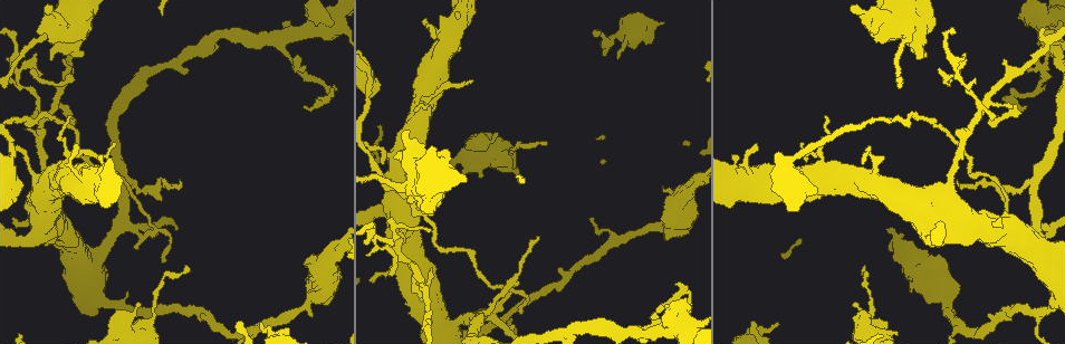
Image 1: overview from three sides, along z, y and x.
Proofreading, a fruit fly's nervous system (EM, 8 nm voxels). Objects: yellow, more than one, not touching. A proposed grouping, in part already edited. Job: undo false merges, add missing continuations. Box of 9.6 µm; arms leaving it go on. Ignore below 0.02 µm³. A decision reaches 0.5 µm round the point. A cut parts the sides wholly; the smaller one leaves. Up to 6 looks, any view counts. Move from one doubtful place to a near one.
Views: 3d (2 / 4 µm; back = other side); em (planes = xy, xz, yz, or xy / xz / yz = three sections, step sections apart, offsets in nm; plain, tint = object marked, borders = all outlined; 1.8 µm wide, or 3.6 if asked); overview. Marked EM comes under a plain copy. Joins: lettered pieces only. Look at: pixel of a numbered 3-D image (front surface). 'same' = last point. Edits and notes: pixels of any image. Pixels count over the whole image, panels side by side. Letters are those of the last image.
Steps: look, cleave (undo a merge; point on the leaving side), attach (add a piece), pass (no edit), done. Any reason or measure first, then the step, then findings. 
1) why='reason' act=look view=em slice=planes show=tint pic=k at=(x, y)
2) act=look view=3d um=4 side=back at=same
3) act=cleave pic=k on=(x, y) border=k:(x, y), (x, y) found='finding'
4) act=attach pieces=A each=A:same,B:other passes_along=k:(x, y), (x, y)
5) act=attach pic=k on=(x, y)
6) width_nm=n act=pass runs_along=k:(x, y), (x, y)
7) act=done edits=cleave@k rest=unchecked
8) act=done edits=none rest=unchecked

why='calibre changes' act=look view=em um=3.6 slice=planes show=borders pic=1 at=(910, 26)

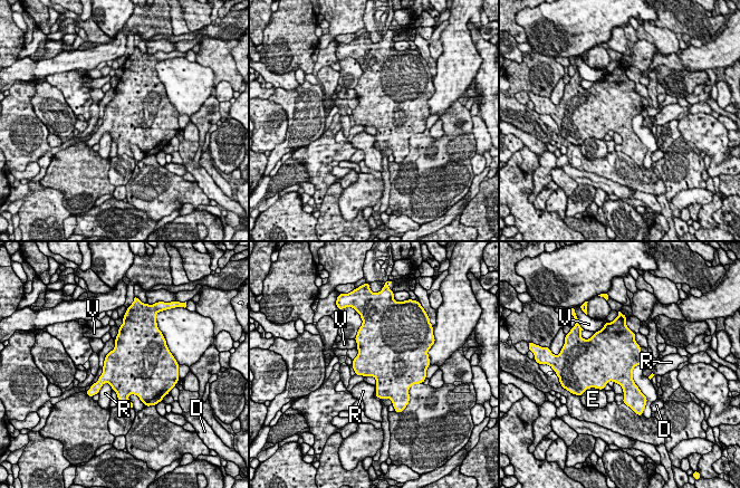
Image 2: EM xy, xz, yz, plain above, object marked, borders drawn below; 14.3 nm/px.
longest_contact=R:240nm act=pass each=D:other,E:other,R:other,V:other found='one cell here'

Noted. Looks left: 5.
why='abrupt turn' act=look view=3d um=4 pic=1 at=(946, 200)

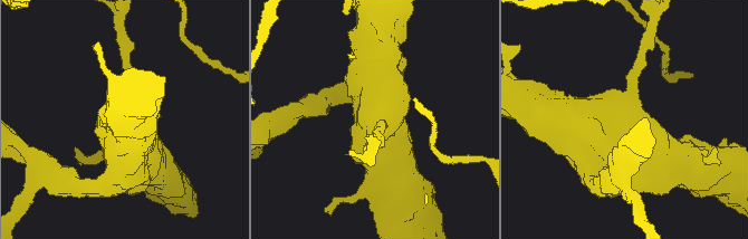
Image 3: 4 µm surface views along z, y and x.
act=look view=em um=3.6 slice=planes show=borders pic=3 at=(378, 117)

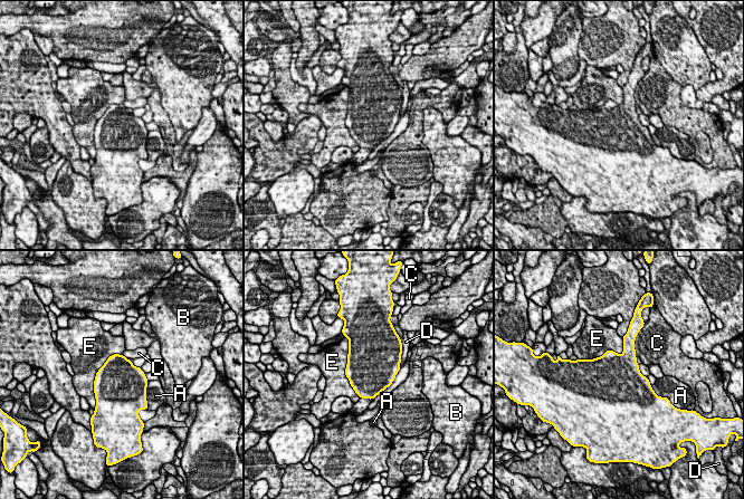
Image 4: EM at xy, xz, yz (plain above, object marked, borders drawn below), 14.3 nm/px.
longest_contact=E:850nm act=pass each=A:other,B:other,C:other,D:other,E:other border=4:(120, 353), (95, 375), (95, 405) found='all the same cell'

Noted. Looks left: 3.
why='calibre changes' act=look view=em um=3.6 slice=xz step=16 show=borders pic=1 at=(453, 321)

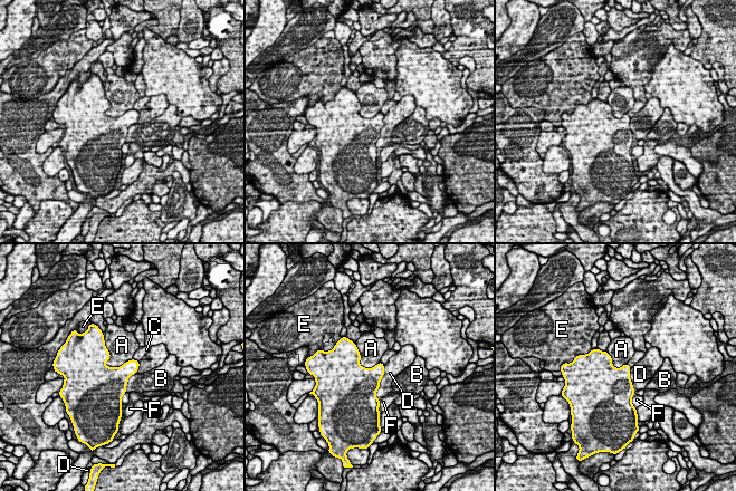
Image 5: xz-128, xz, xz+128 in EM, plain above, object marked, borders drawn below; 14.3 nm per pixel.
act=look view=em um=3.6 slice=planes show=borders at=same

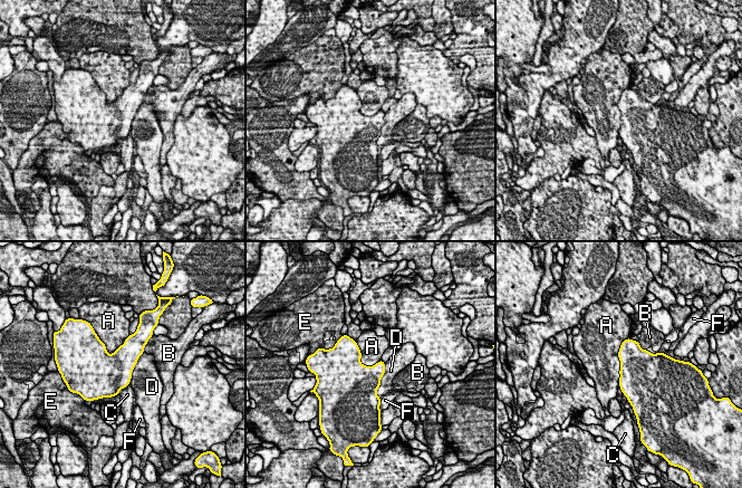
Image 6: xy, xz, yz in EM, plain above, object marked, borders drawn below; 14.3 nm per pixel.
act=pass each=A:other,B:other,C:other,D:other,E:other,F:other border=6:(629, 337), (618, 351), (618, 386) found='continuous, no second cell'

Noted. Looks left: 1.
act=done edits=none rest=unchecked

